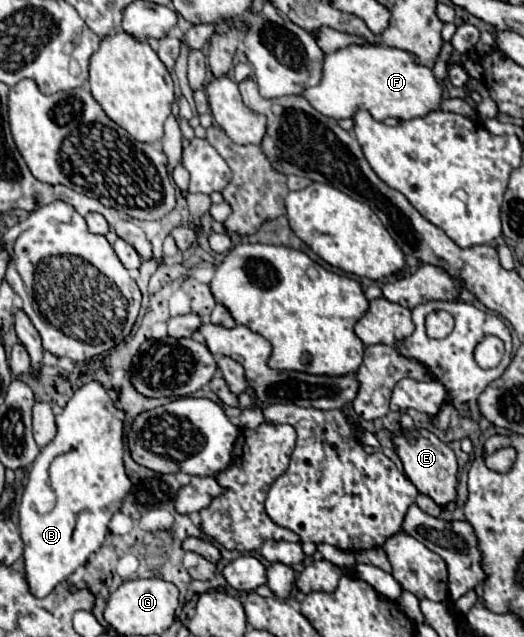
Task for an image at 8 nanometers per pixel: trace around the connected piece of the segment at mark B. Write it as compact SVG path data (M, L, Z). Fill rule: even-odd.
M86 383L72 395L64 411L56 417L58 433L54 441L38 453L28 471L28 483L18 505L18 527L24 543L26 581L34 597L46 597L52 593L58 583L66 581L80 565L88 561L92 553L100 549L108 535L110 517L120 509L122 499L132 485L124 473L122 461L122 417L124 413L110 401L100 383Z

